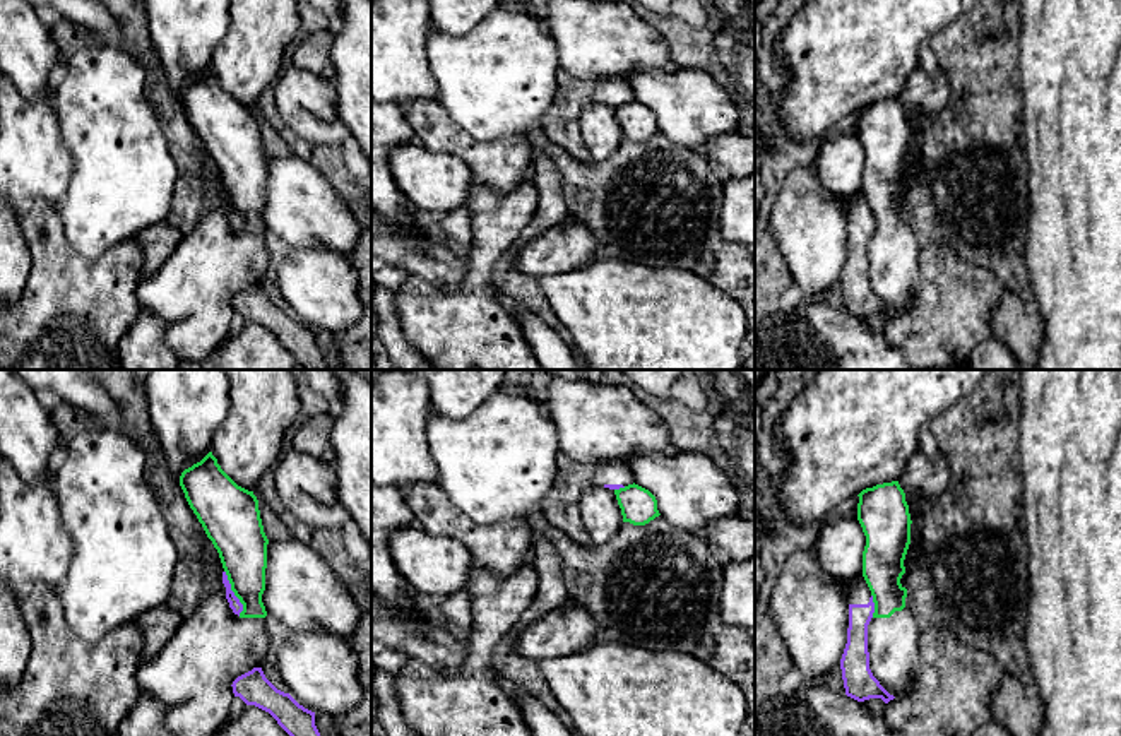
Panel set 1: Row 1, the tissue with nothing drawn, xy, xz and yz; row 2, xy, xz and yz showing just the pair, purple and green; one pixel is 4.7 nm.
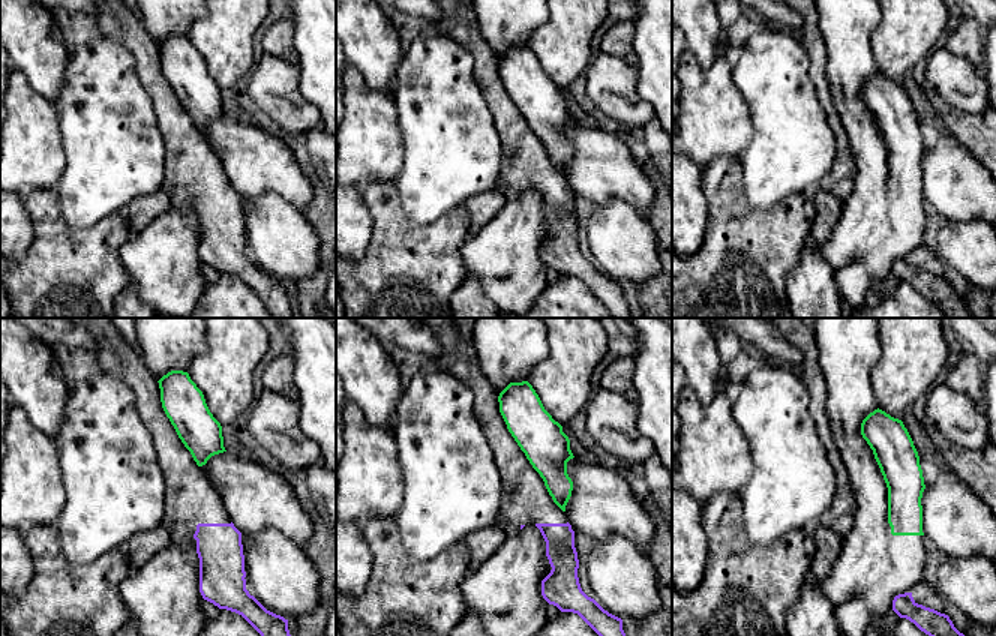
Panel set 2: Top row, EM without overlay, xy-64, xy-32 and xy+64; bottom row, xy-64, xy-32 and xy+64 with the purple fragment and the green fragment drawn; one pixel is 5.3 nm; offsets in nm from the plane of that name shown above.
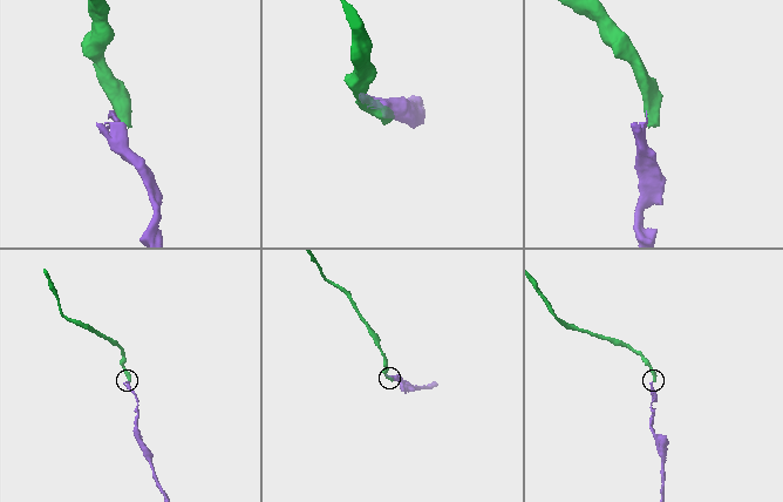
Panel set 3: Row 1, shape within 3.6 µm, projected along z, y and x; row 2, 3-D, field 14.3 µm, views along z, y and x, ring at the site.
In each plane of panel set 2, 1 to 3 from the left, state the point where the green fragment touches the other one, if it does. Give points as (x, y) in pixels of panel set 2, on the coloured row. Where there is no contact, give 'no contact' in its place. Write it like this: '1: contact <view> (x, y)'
1: no contact
2: no contact
3: no contact

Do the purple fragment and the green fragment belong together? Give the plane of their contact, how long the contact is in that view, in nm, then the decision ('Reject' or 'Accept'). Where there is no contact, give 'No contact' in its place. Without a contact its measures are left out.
Touches purple in xy. Shared border 220 nm. Reject

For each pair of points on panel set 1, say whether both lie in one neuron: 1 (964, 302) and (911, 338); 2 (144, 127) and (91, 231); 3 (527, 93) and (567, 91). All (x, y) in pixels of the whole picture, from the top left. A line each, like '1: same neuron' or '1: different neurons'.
1: same neuron
2: same neuron
3: different neurons

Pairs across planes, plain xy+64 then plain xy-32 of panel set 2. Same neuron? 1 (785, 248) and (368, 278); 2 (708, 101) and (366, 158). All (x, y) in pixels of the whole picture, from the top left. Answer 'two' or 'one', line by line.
1: one
2: one

